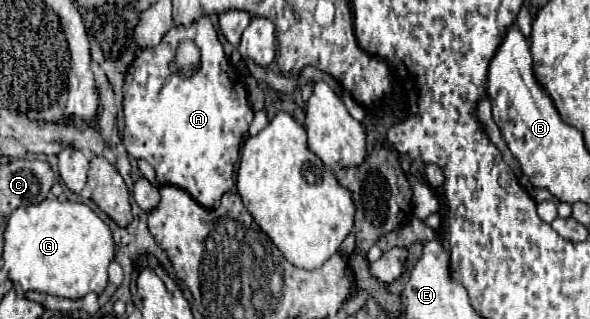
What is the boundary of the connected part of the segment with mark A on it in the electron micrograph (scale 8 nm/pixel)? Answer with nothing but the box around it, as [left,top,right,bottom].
[122,16,254,208]

